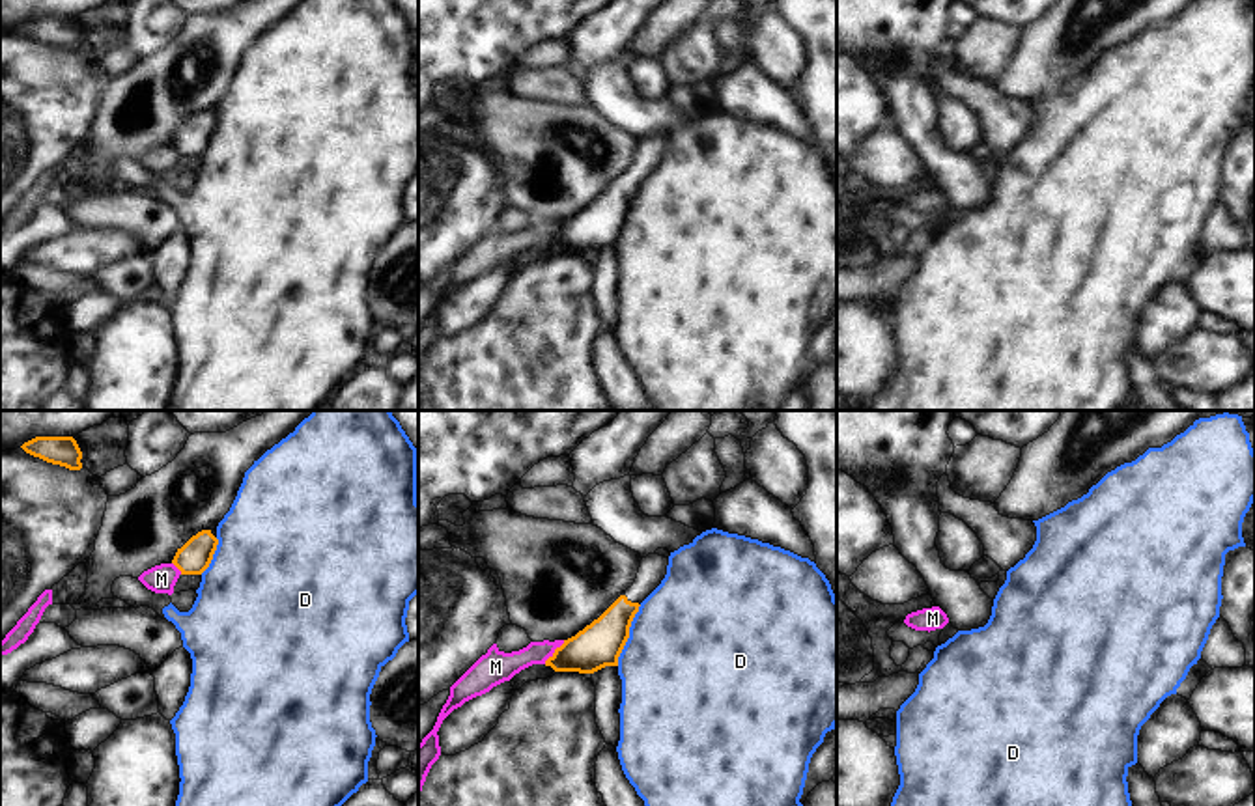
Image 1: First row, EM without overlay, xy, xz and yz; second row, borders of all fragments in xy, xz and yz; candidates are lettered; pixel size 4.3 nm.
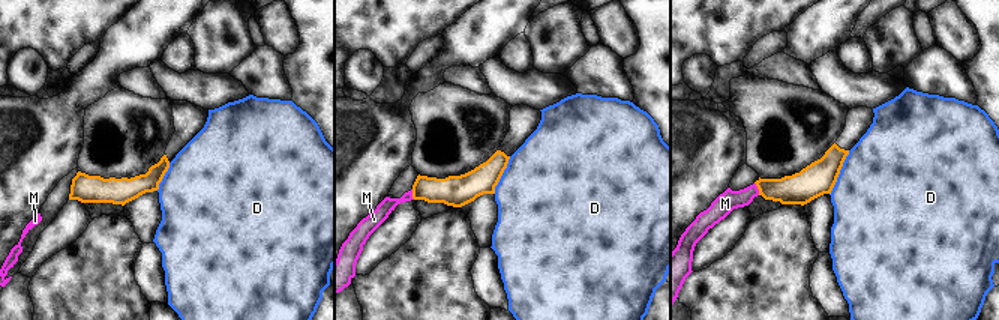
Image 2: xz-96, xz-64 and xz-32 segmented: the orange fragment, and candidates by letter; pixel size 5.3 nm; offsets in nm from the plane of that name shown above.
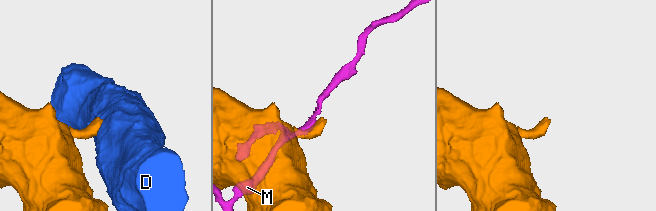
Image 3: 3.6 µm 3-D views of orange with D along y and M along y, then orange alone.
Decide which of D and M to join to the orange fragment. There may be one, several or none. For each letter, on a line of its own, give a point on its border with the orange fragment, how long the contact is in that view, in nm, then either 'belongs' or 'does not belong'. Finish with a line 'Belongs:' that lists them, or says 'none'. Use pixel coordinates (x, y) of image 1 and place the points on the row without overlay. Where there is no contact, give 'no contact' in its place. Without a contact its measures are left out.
D: contact xz (628, 217); length 280 nm; does not belong
M: contact xz (555, 234); length 140 nm; does not belong
Belongs: none

